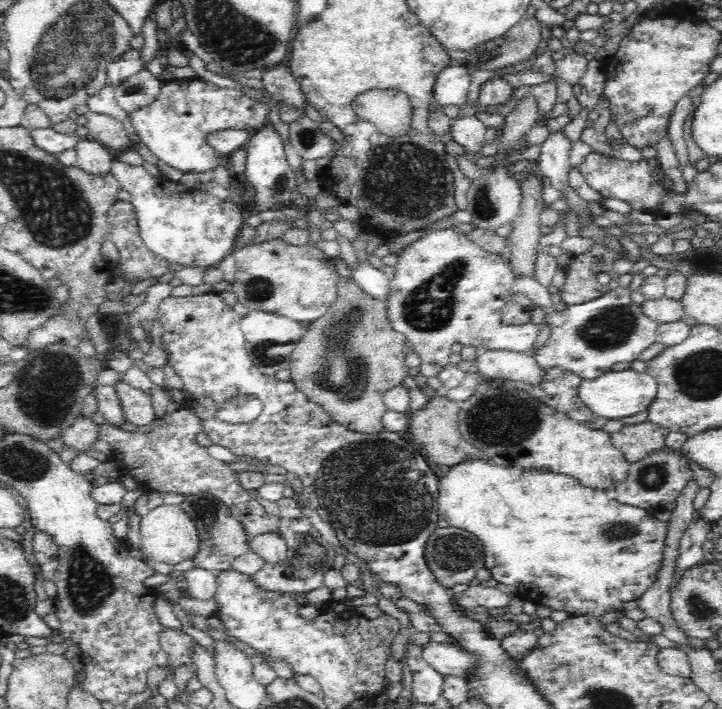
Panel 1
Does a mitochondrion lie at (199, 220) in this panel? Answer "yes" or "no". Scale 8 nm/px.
no

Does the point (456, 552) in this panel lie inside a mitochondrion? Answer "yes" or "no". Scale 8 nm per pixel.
yes

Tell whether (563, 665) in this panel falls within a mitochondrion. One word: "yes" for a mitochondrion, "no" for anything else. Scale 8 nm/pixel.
yes

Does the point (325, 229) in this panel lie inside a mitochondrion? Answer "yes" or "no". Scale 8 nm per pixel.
no

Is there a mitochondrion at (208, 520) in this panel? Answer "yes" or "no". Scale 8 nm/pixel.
yes

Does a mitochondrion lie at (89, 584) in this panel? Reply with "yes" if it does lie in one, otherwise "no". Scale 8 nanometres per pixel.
yes

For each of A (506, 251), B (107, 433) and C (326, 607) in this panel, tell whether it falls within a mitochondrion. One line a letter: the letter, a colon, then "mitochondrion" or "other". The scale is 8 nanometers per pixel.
A: other
B: other
C: other

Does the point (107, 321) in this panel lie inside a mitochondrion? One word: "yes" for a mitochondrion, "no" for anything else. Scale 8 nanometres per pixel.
no

